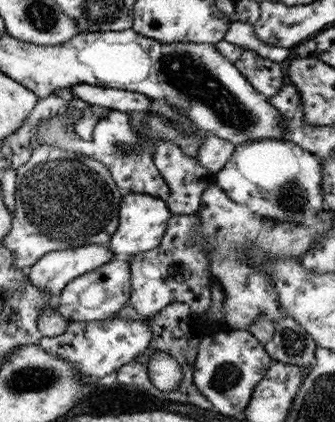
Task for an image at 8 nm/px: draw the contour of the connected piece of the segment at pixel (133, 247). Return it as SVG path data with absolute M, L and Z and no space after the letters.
M124 192L118 207L118 225L105 247L113 254L125 254L125 256L147 252L151 248L155 250L167 228L170 215L167 206L160 198L153 198L139 192Z

